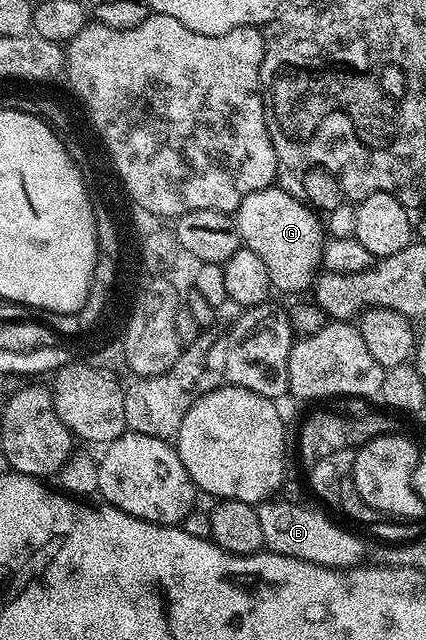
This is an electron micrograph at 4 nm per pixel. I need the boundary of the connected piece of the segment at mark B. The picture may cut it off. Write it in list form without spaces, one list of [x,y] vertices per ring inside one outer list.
[[[270,500],[257,506],[265,546],[274,554],[305,560],[332,570],[352,570],[366,561],[365,546],[349,530],[336,526],[321,510],[296,506],[293,502]]]

